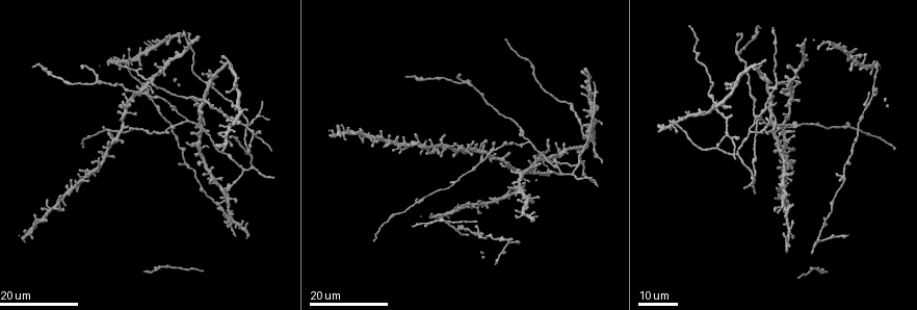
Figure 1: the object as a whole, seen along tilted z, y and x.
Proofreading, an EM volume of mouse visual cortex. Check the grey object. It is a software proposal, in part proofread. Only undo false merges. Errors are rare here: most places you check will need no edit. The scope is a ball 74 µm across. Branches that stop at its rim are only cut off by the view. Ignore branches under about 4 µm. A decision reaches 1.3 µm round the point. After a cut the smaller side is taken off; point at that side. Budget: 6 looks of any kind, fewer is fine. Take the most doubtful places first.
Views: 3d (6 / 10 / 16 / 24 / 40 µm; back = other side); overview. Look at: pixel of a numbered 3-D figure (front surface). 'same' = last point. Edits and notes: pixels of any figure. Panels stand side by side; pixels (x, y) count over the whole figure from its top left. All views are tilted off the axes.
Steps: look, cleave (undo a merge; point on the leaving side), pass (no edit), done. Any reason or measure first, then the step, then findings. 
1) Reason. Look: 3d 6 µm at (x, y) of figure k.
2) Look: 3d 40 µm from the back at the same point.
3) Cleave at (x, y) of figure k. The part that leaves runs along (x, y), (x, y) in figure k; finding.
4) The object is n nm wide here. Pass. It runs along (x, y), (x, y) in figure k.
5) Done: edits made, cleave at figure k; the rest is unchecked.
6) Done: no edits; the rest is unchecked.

Four or more arms meet. Look: 3d 24 µm at (552, 161) of figure 1.

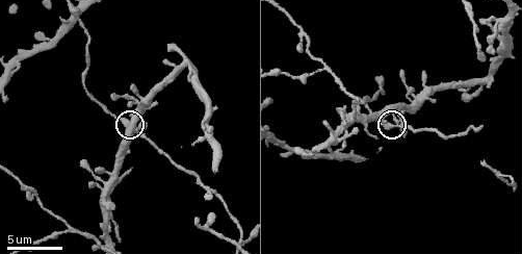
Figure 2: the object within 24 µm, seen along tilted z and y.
Look: 3d 10 µm at (395, 124) of figure 2.

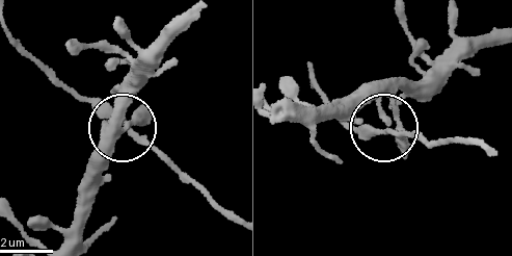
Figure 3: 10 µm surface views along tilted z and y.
Closer look. Look: 3d 6 µm at (386, 131) of figure 3.

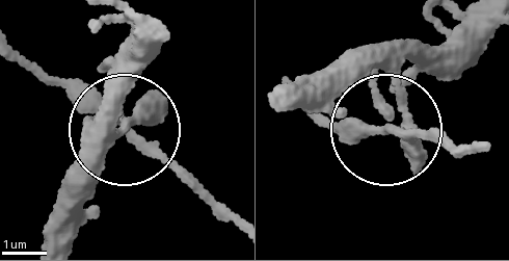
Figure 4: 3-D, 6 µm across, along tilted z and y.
4 arms meet here. Pass. Continuous, no second neuron.

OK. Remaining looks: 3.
Look: 3d 10 µm at (71, 229) of figure 2.

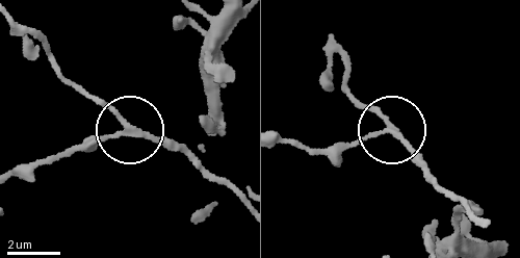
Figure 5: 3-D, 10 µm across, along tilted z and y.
Look: 3d 6 µm at (124, 129) of figure 5.

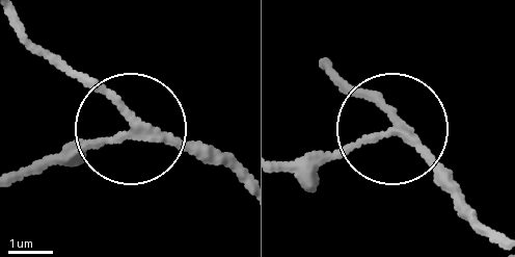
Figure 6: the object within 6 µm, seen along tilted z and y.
3 arms meet here. Pass. It runs along (489, 236), (382, 104), (348, 87) in figure 6; all the same neuron.

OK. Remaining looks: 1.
Done: no edits; the rest is unchecked.

